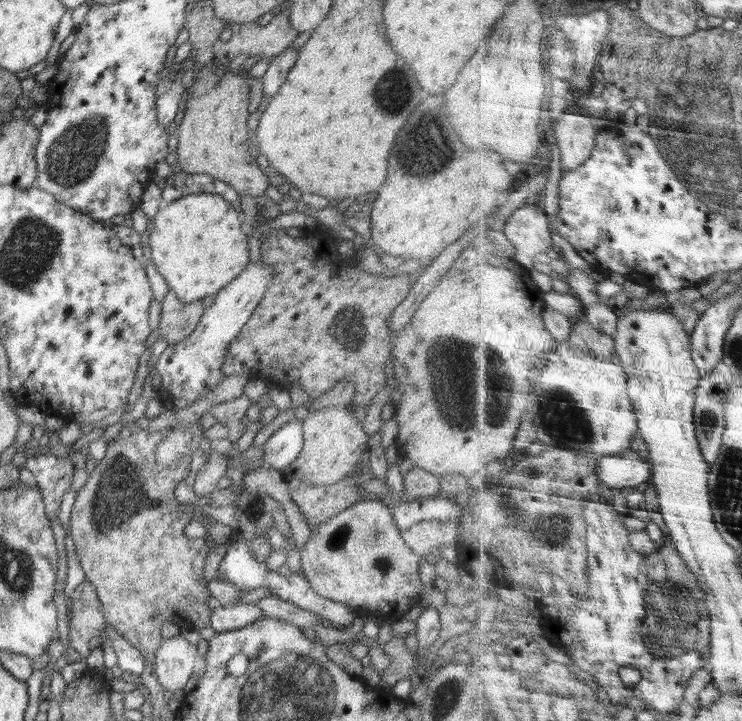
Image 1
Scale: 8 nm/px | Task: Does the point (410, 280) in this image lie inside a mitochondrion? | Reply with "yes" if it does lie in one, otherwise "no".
no

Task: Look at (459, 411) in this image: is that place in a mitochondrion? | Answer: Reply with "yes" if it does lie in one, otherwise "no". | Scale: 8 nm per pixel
yes

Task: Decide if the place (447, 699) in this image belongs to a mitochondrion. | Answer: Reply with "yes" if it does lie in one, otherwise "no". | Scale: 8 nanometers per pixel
yes

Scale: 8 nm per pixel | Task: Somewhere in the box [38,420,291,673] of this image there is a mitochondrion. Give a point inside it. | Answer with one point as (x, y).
(126, 496)

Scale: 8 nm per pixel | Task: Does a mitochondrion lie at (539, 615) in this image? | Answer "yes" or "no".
no

